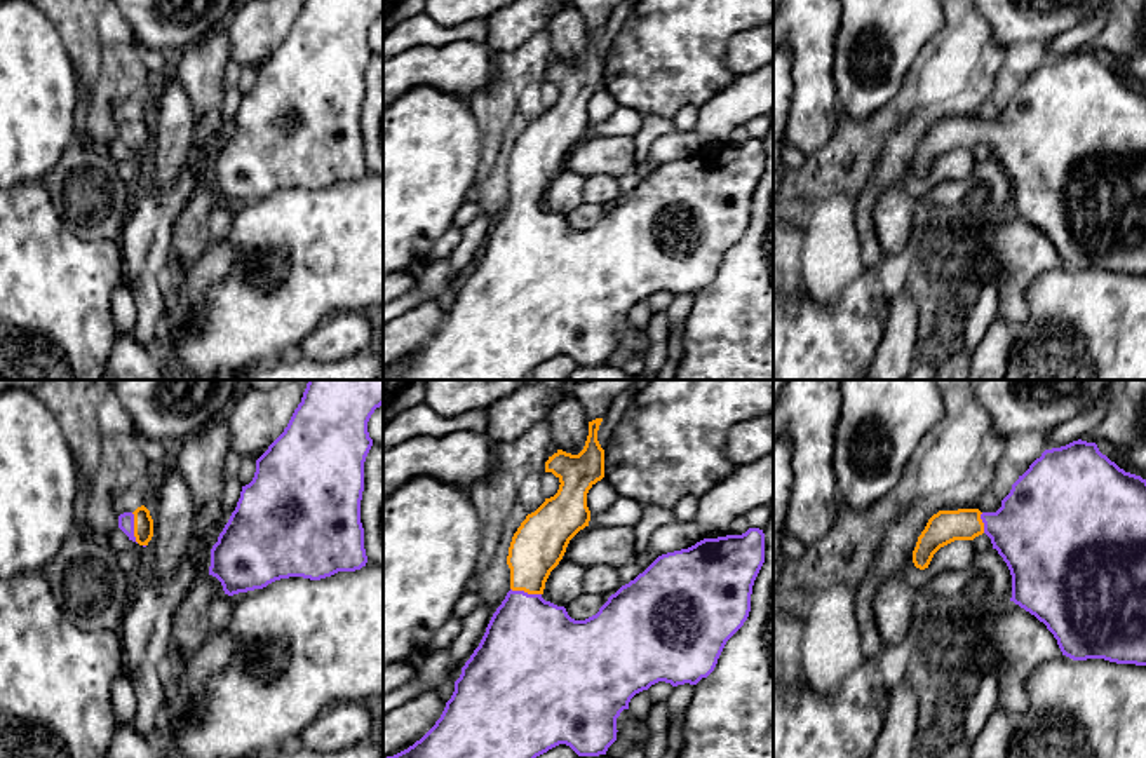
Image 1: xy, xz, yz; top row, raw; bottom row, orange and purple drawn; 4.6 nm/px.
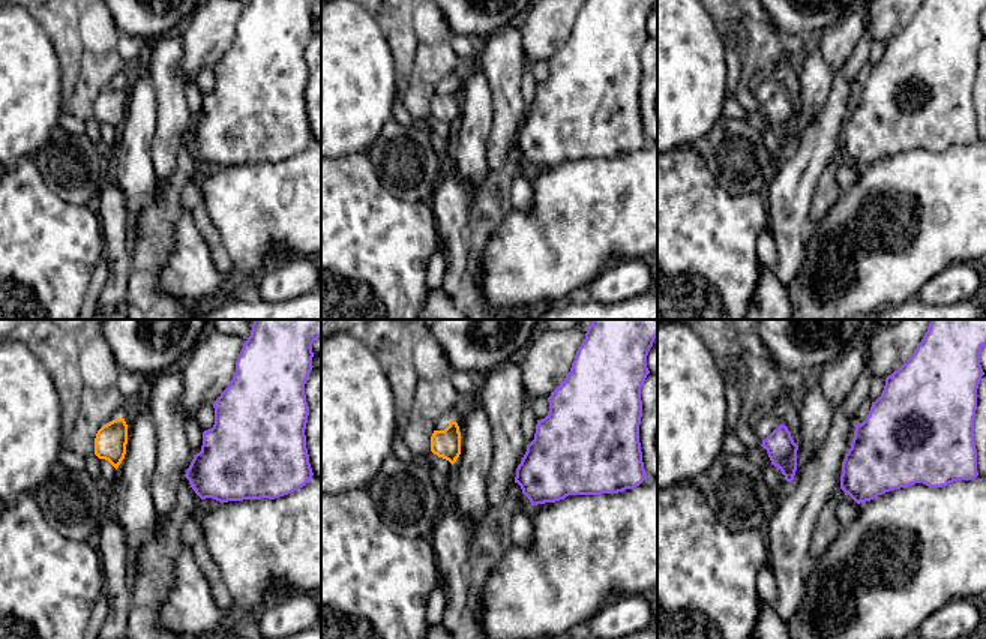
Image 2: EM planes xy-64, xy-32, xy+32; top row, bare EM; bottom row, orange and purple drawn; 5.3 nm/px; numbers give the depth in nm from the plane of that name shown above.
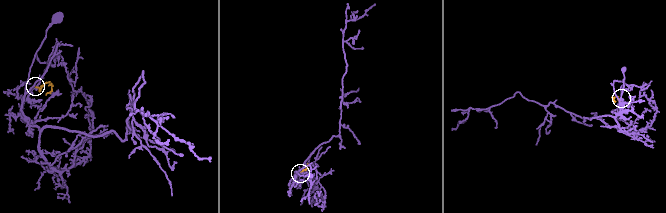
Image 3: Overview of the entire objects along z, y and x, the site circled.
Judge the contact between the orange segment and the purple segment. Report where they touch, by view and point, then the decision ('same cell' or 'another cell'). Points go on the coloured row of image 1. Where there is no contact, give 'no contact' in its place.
xy (134, 528) | same cell

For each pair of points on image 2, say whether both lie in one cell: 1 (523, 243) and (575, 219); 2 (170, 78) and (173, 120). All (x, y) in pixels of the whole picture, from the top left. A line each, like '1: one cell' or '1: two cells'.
1: one cell
2: one cell

